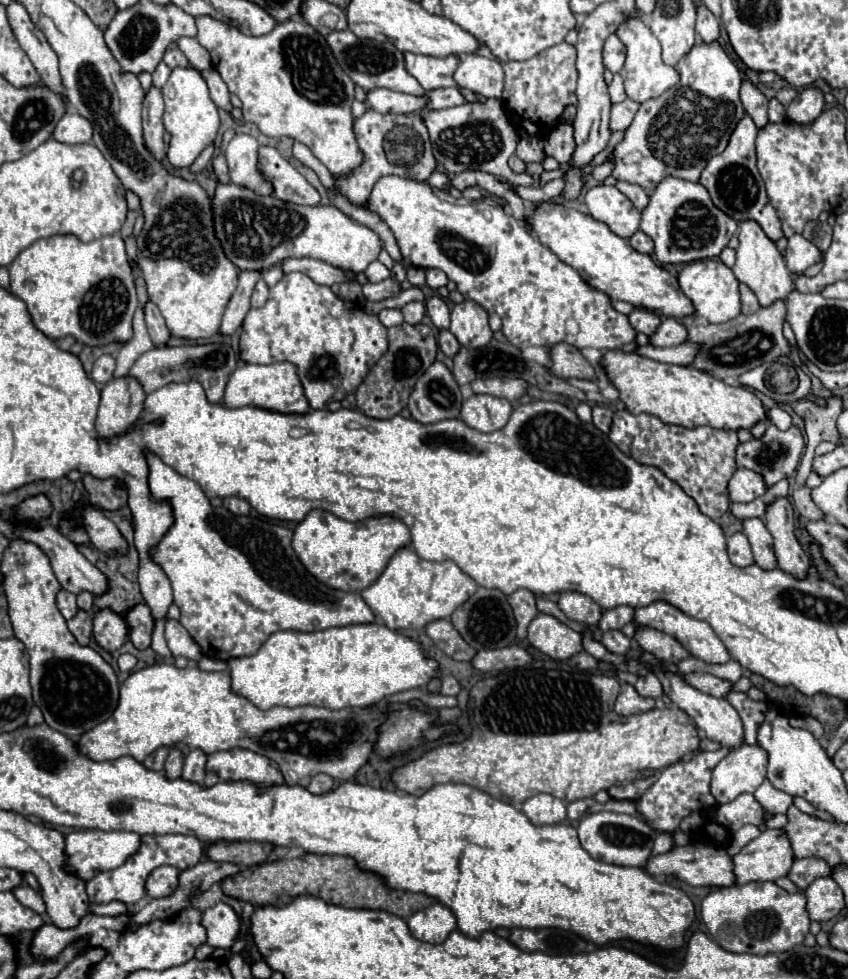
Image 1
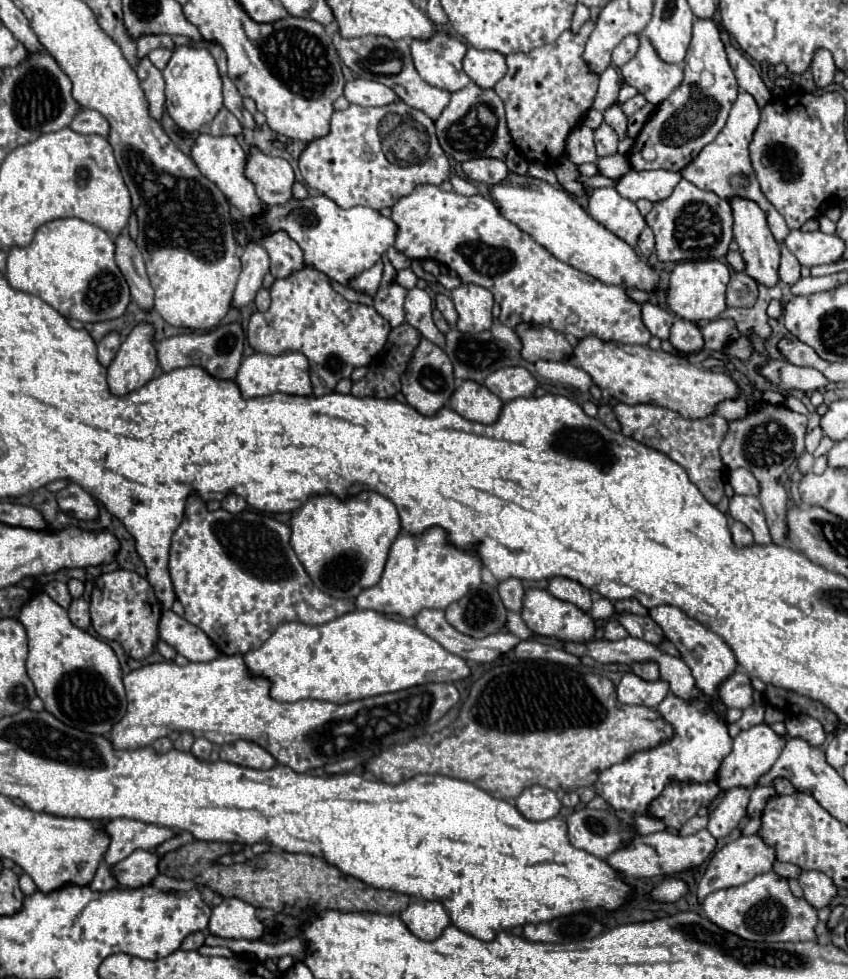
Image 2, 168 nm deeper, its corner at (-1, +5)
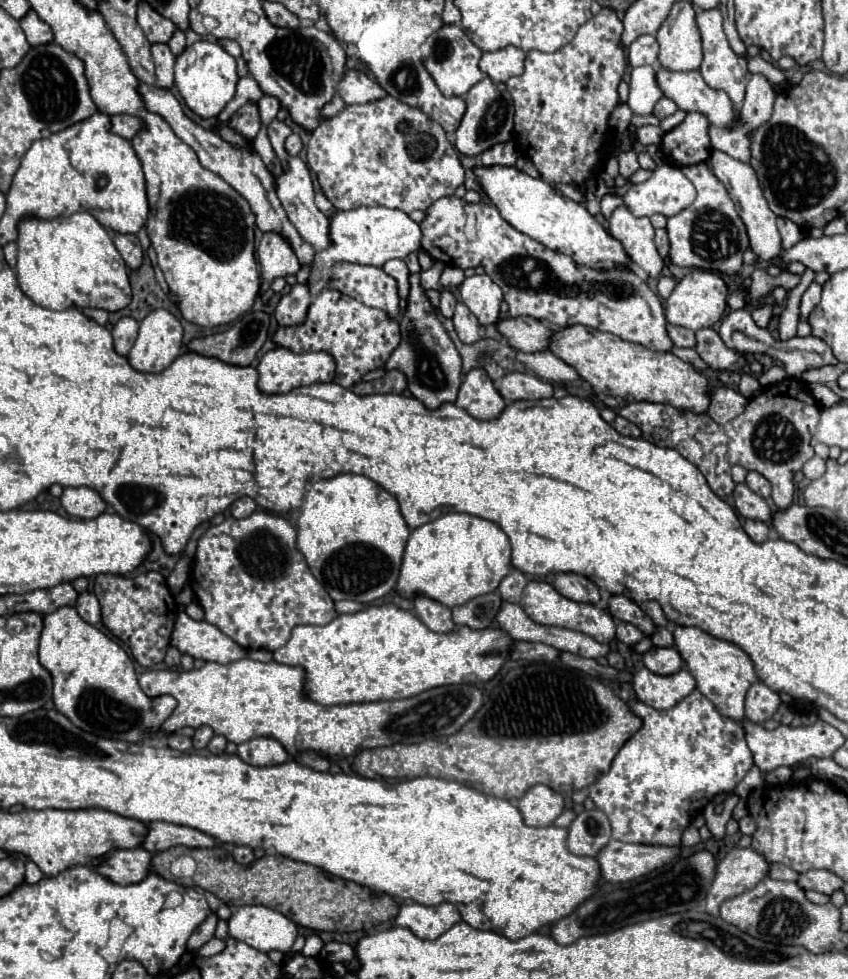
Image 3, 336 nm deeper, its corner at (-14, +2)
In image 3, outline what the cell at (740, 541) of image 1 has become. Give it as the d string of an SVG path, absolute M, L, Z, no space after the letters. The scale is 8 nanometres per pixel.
M746 520L746 524L744 524L744 530L746 530L746 534L756 542L756 544L760 544L760 542L766 542L768 540L768 532L770 532L770 526L766 526L764 522L754 522L754 520Z

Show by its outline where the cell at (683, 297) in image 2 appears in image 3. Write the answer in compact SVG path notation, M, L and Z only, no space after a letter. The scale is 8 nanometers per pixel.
M692 270L676 284L674 292L666 300L666 318L670 324L678 324L690 330L710 328L722 320L726 310L726 298L728 298L728 284L720 274L710 270Z

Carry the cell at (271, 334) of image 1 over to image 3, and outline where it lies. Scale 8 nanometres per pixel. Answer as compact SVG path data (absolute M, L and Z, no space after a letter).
M322 288L322 292L310 304L304 322L298 326L278 326L272 336L272 342L296 354L318 350L328 352L336 362L334 382L344 388L350 388L366 372L382 368L386 364L390 354L400 344L400 322L396 318L390 318L386 312L378 308L368 308L338 290Z

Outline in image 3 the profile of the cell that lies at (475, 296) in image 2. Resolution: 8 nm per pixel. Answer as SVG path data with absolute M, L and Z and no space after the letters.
M474 274L466 278L460 286L460 296L470 312L478 318L480 326L490 326L498 322L502 290L490 280L488 274Z

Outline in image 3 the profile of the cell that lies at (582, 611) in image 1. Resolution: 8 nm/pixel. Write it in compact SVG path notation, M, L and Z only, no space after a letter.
M558 574L554 580L554 588L562 596L566 596L574 602L598 604L598 600L600 600L598 586L590 578L580 576L580 574Z

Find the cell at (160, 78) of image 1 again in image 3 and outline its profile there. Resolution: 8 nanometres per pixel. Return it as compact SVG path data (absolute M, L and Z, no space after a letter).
M176 30L176 32L174 32L174 36L172 36L170 42L168 42L168 48L172 50L174 56L182 54L182 50L186 48L186 38L184 38L184 32L182 32L182 30Z

